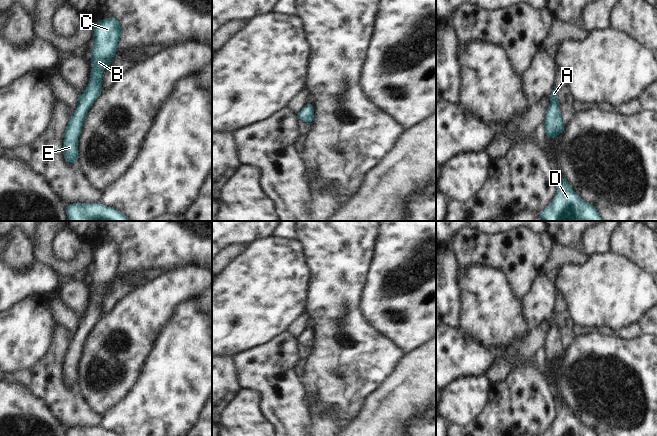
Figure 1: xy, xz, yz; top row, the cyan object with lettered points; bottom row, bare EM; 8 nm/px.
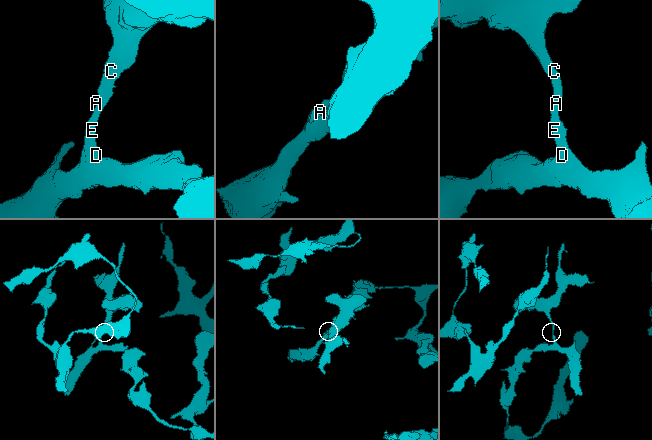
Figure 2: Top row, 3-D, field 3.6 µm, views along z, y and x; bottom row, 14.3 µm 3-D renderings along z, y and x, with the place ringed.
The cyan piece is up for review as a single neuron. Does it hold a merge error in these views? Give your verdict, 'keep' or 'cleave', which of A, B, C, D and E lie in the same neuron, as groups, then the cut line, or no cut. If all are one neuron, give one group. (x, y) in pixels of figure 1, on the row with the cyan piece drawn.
keep; A B C D E; no cut

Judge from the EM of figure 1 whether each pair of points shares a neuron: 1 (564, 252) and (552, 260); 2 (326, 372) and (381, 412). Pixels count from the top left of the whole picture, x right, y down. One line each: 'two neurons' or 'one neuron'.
1: one neuron
2: two neurons

